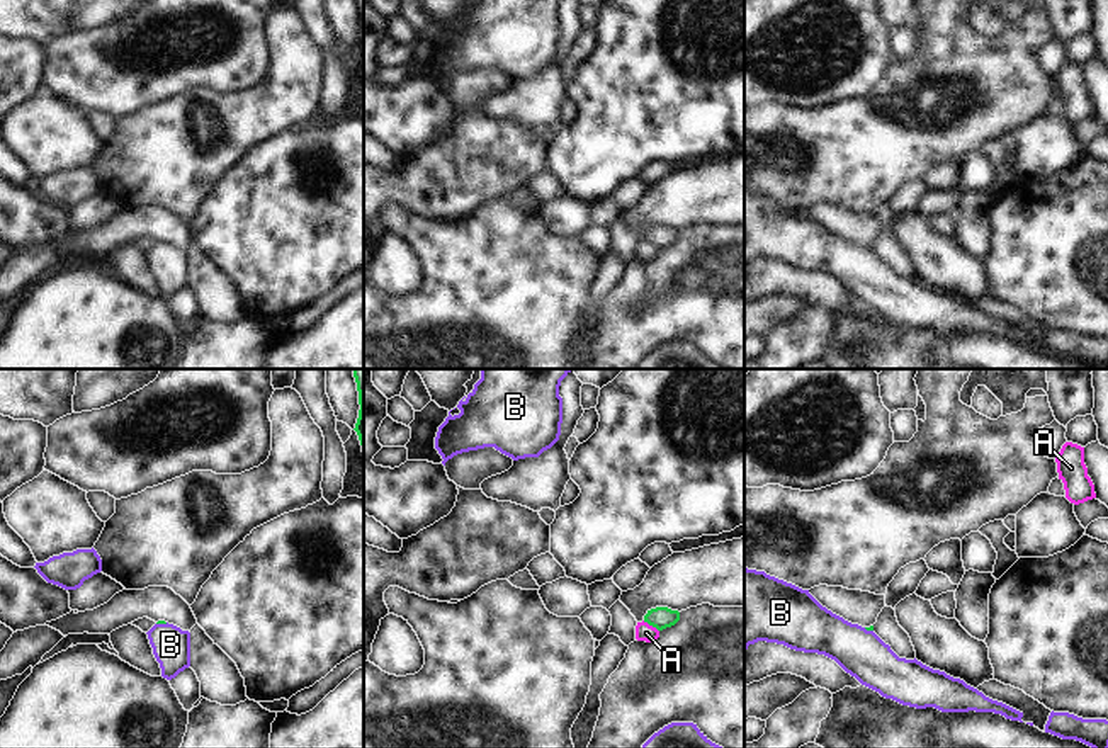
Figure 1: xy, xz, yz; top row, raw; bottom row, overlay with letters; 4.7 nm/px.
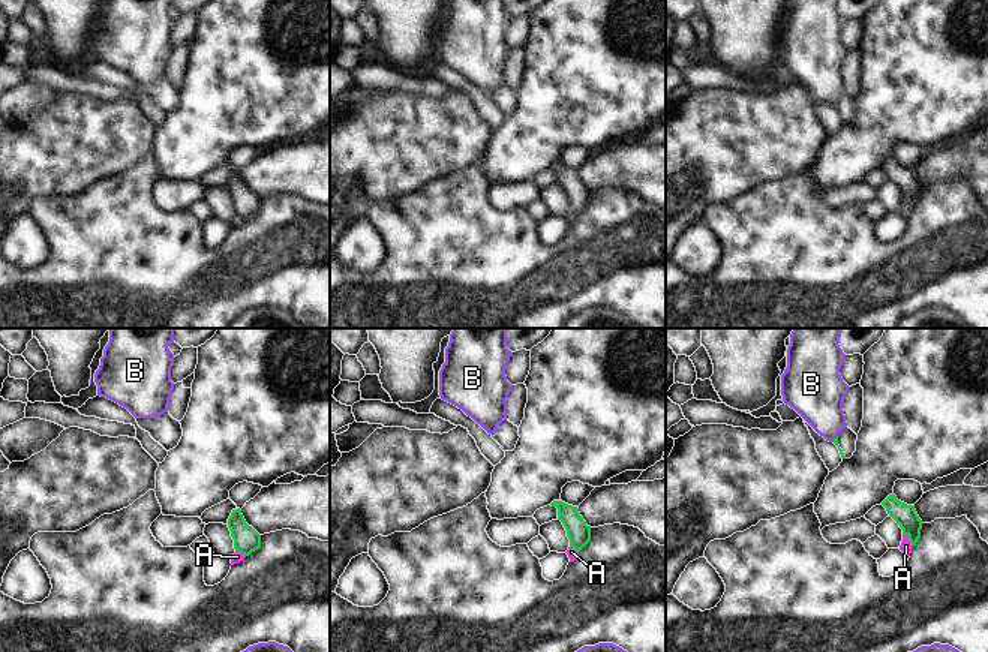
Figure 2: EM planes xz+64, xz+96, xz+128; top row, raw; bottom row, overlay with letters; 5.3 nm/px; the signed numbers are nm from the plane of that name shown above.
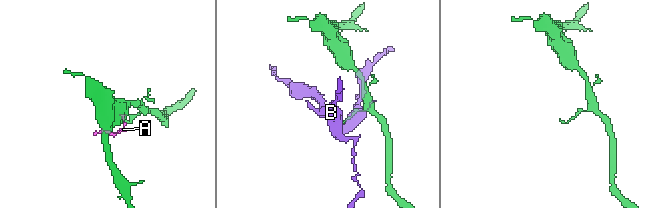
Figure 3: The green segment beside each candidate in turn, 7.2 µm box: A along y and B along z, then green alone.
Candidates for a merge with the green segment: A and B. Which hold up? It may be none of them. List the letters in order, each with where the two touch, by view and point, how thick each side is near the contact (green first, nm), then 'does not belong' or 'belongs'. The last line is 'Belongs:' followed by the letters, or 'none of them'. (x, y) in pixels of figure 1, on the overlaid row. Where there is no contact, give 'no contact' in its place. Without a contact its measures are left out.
A: contact xz (651, 624); calibres 110 and 80 nm; does not belong
B: contact xy (162, 623); calibres 20 and 180 nm; does not belong
Belongs: none of them

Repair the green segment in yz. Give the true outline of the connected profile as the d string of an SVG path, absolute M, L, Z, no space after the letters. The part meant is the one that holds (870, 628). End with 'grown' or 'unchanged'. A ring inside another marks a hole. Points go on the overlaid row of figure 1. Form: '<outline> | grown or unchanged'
M819 585L811 588L809 593L833 614L867 631L873 631L873 624L885 607L885 595L843 586Z | grown

